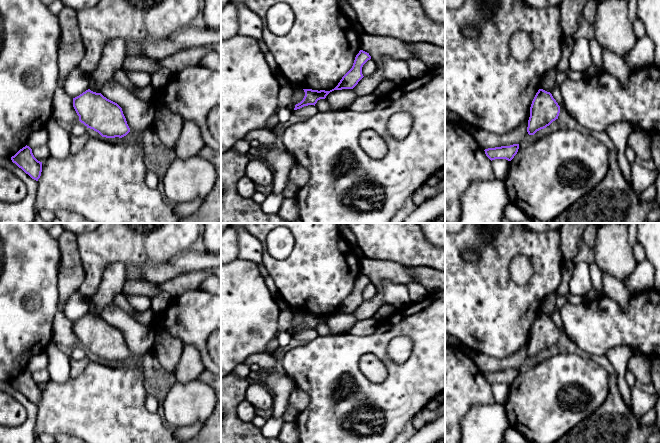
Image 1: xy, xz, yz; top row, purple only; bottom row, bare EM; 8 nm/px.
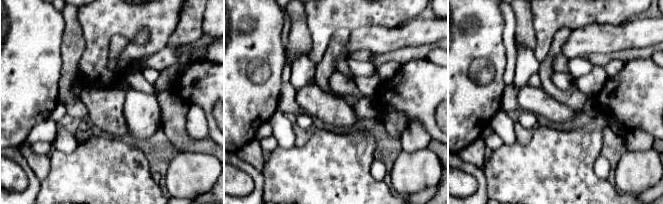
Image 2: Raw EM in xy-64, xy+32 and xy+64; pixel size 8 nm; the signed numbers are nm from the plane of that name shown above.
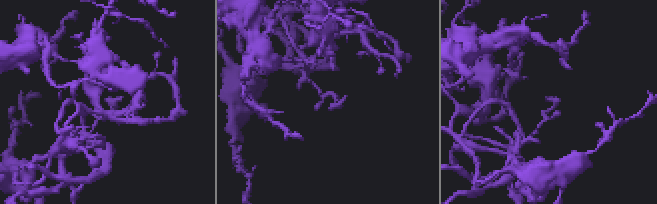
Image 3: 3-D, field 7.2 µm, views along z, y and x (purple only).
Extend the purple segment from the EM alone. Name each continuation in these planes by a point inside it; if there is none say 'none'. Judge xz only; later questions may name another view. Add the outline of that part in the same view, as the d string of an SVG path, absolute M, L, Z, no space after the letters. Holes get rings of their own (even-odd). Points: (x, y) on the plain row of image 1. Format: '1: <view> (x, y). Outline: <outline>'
none

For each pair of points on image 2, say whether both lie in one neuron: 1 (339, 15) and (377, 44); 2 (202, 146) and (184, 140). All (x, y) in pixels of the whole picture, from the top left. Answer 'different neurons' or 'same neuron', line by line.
1: different neurons
2: same neuron

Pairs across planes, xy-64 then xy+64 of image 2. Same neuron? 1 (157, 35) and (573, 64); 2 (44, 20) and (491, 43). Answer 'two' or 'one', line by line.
1: two
2: one

